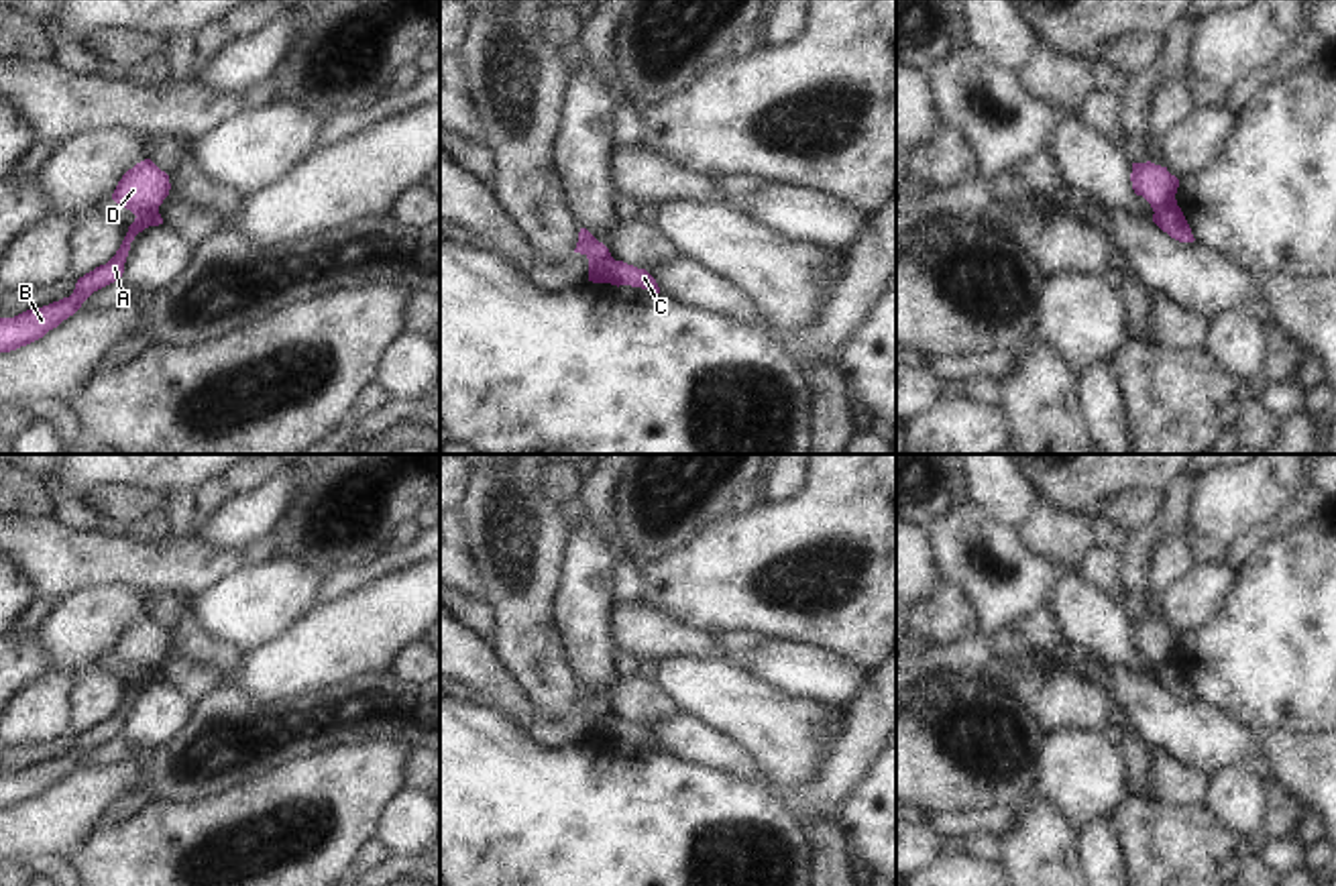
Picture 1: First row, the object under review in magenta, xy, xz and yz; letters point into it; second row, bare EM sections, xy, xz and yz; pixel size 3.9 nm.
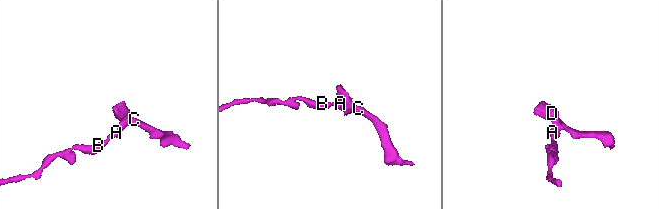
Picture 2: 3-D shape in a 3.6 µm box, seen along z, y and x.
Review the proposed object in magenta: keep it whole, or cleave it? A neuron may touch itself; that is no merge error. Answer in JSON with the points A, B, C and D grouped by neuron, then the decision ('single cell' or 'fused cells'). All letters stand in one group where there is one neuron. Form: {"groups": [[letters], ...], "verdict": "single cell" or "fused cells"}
{"groups": [["A", "B", "C"], ["D"]], "verdict": "fused cells"}

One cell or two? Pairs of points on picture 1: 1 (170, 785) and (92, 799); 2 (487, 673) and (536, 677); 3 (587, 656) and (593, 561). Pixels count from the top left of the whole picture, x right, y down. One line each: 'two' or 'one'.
1: one
2: two
3: one

